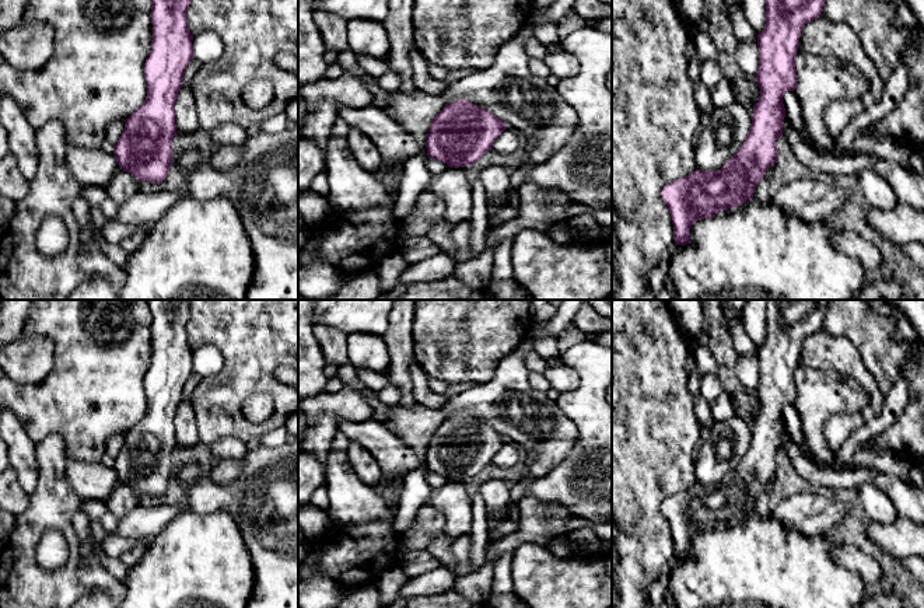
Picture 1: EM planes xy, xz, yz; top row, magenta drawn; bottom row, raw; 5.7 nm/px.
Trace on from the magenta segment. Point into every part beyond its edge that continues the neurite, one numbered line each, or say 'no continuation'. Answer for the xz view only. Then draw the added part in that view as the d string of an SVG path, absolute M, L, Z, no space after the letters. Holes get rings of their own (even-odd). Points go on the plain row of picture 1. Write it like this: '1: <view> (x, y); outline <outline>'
no continuation

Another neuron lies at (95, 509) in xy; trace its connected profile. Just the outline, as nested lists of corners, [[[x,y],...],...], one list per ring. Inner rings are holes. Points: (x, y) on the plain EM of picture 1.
[[[83,500],[81,510],[90,516],[91,521],[99,521],[108,511],[105,502],[101,500]]]

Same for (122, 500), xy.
[[[119,483],[105,502],[106,510],[112,513],[118,520],[123,518],[132,510],[140,506],[139,497],[140,495],[134,489]]]

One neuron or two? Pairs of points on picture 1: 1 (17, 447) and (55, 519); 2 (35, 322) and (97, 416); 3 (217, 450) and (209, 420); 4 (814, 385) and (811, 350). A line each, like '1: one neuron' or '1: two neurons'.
1: two neurons
2: one neuron
3: two neurons
4: two neurons

